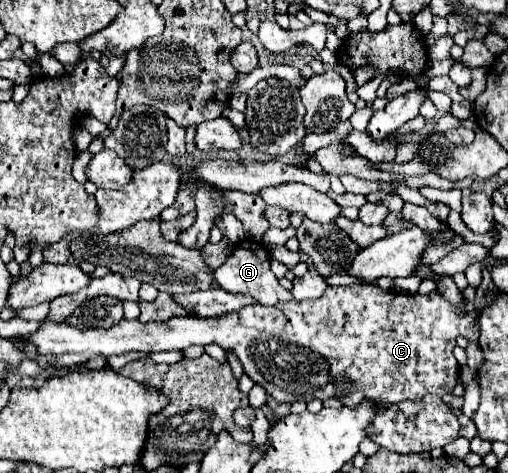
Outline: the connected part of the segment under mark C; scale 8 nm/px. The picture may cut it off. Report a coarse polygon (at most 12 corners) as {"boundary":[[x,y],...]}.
{"boundary":[[375,283],[215,319],[45,323],[41,365],[217,343],[277,401],[447,395],[437,291]]}

